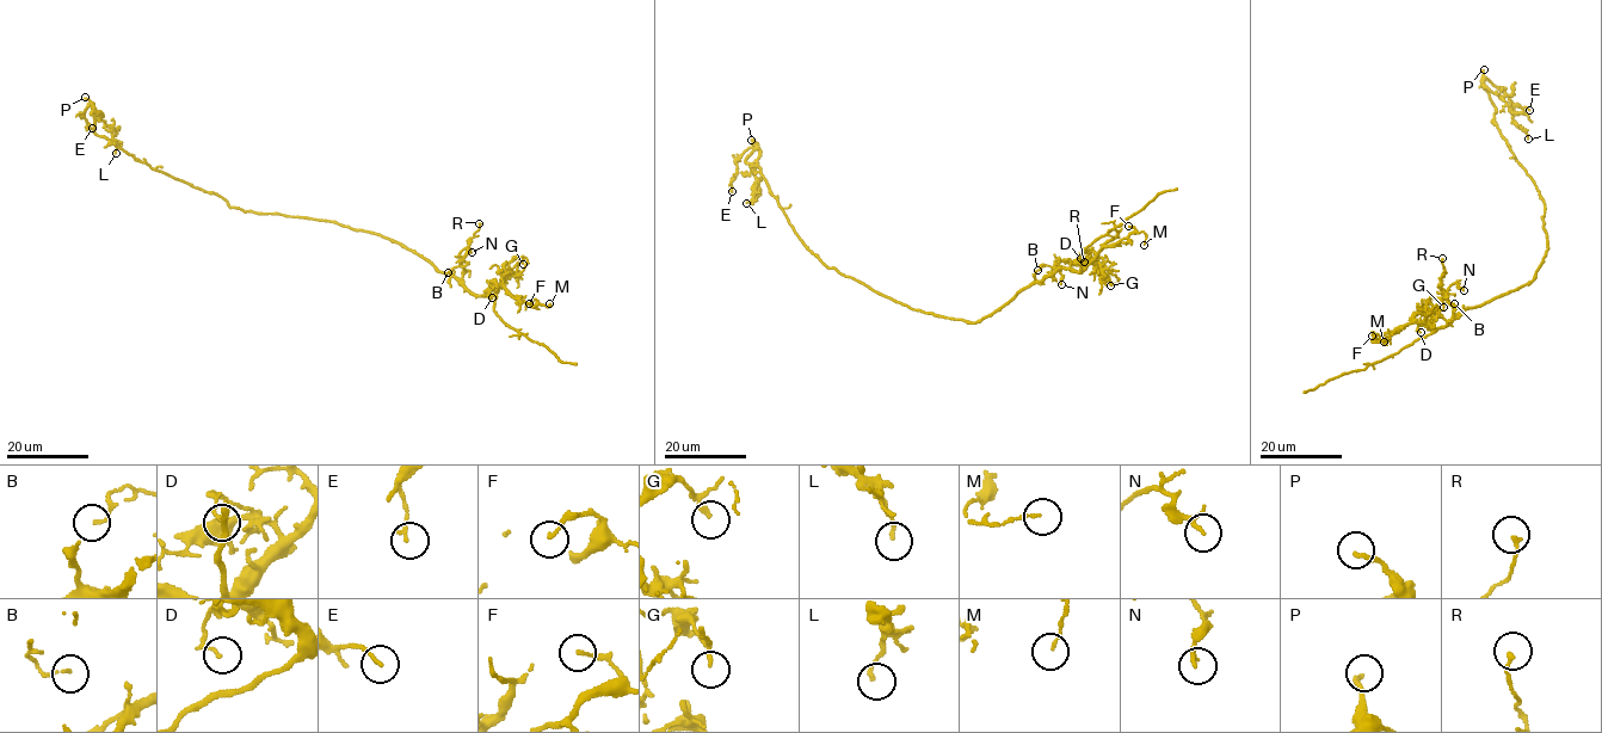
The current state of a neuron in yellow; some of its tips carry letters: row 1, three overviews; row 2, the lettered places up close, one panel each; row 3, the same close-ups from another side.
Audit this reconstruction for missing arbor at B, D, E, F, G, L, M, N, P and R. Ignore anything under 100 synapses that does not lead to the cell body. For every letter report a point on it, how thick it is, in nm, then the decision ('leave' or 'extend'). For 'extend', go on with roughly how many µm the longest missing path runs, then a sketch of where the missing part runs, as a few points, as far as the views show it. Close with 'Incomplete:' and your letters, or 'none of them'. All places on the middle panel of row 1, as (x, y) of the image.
B: place (1037, 270); calibre 100 nm; leave
D: place (1080, 258); calibre 70 nm; leave
E: place (732, 191); calibre 130 nm; leave
F: place (1128, 226); calibre 130 nm; leave
G: place (1110, 285); calibre 110 nm; leave
L: place (746, 203); calibre 120 nm; leave
M: place (1144, 245); calibre 90 nm; leave
N: place (1061, 284); calibre 110 nm; leave
P: place (751, 140); calibre 150 nm; leave
R: place (1084, 262); calibre 140 nm; leave
Incomplete: none of them

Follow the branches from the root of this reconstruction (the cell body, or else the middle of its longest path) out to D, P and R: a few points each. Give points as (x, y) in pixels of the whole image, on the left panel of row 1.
D: (339, 225), (380, 234), (416, 251), (475, 295), (492, 296), (499, 287), (487, 295), (492, 297)
P: (339, 225), (229, 207), (213, 193), (158, 171), (94, 133), (93, 104), (85, 97)
R: (339, 225), (400, 242), (430, 260), (438, 270), (456, 276), (460, 283), (464, 268), (462, 258), (479, 223)

